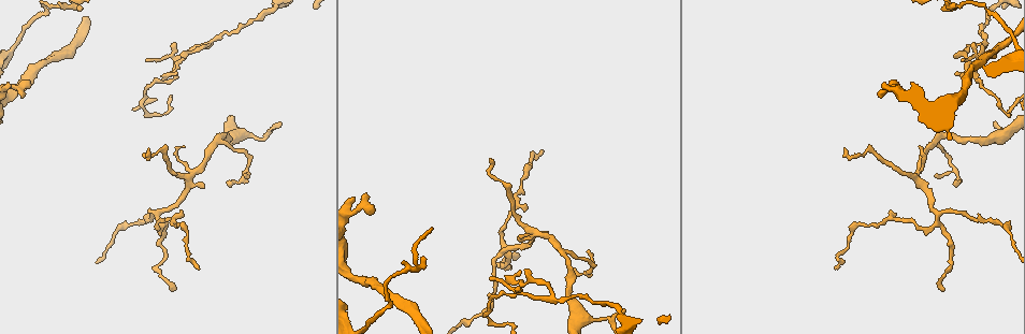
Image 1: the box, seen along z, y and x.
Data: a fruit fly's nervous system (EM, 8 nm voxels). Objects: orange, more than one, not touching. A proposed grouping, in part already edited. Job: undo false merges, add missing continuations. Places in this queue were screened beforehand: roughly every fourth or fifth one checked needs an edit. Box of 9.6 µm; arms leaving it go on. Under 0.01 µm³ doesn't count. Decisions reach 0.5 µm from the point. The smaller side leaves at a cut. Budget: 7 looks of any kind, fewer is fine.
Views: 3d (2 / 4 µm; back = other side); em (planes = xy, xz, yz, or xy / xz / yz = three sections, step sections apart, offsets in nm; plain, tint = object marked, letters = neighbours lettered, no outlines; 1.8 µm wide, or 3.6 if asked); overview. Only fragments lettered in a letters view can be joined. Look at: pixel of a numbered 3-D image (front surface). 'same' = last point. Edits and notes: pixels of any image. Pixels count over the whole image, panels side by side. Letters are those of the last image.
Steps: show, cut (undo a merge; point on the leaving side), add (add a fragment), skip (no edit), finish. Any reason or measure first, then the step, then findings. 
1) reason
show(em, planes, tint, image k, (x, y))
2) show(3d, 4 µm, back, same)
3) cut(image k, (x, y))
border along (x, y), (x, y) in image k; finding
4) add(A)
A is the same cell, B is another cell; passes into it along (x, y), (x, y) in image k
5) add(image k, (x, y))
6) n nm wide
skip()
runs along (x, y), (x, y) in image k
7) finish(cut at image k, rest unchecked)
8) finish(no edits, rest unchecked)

three arms meet
show(em, yz, step 4, tint, image 1, (552, 300))

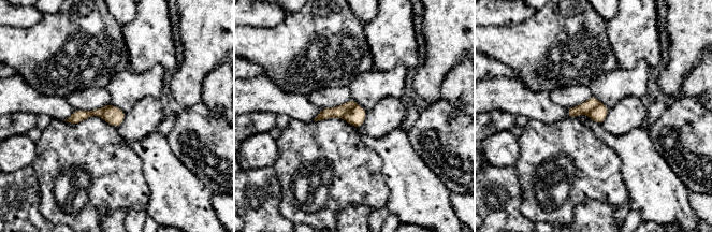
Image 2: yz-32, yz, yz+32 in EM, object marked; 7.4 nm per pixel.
another direction
show(em, planes, tint, same)

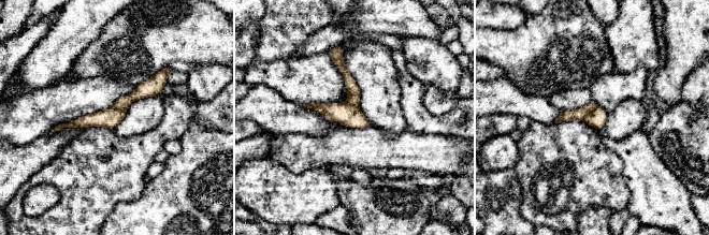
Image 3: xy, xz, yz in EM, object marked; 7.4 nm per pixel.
show(em, planes, letters, same)

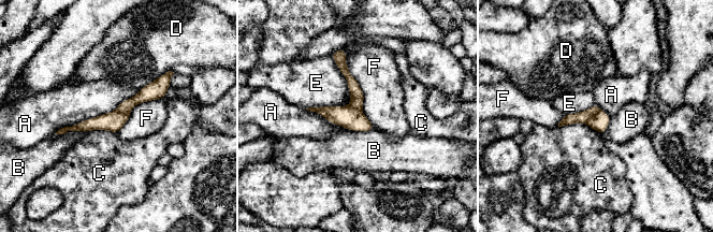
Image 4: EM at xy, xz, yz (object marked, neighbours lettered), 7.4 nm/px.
150 nm wide
cut(image 4, (582, 117))
A, B, C, D, E and F are other cells; the part that leaves runs along (166, 78), (155, 90), (120, 109) in image 4; two neurons meet here

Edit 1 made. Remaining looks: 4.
show(overview)

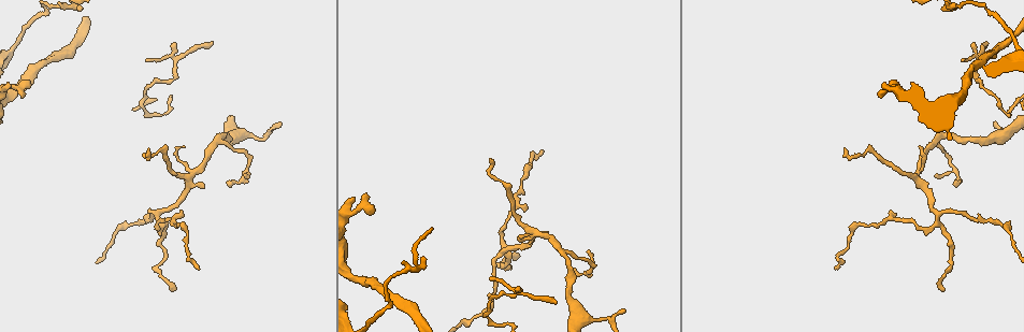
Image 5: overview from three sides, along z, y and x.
branch point
show(em, yz, step 4, tint, image 5, (188, 177))

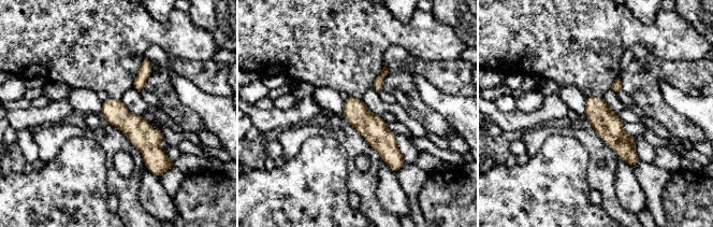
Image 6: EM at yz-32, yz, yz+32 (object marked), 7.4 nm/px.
another direction
show(em, planes, letters, same)

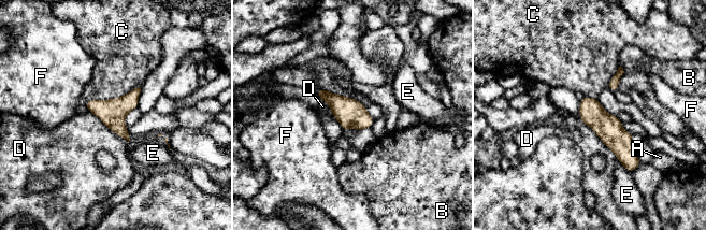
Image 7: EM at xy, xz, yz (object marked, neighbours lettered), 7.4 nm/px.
200 nm wide
skip()
A, B, C, D, E and F are other cells; runs along (586, 99), (591, 112), (634, 162) in image 7; all the same neuron

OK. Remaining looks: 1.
an open end
show(em, xy, step 16, letters, image 5, (373, 210))

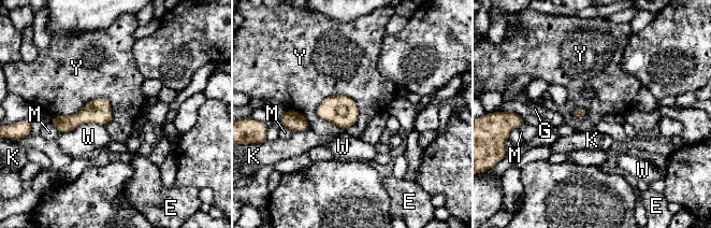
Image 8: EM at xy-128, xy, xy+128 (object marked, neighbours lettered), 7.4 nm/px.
skip()
E, G, K, M, W and Y are other cells; border along (315, 112), (343, 128), (360, 113) in image 8; no lettered fragment goes on from it

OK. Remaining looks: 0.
finish(cut at image 4, rest unchecked)

